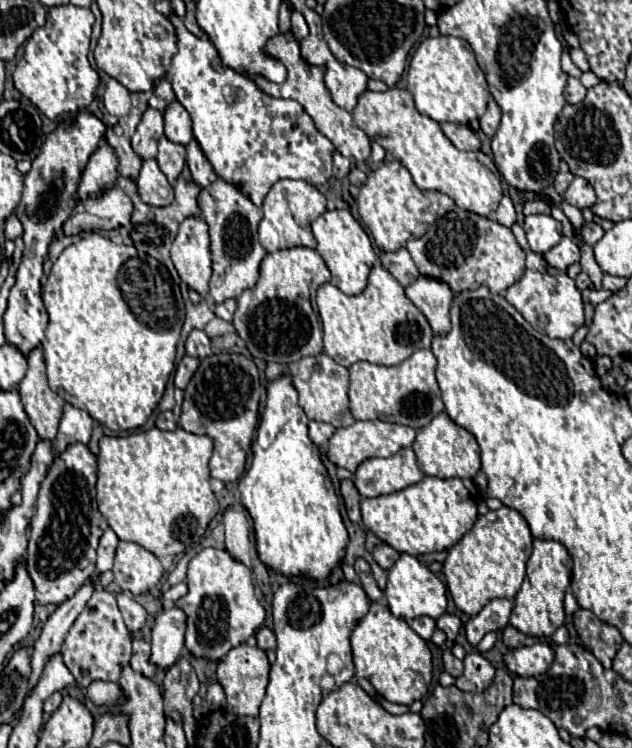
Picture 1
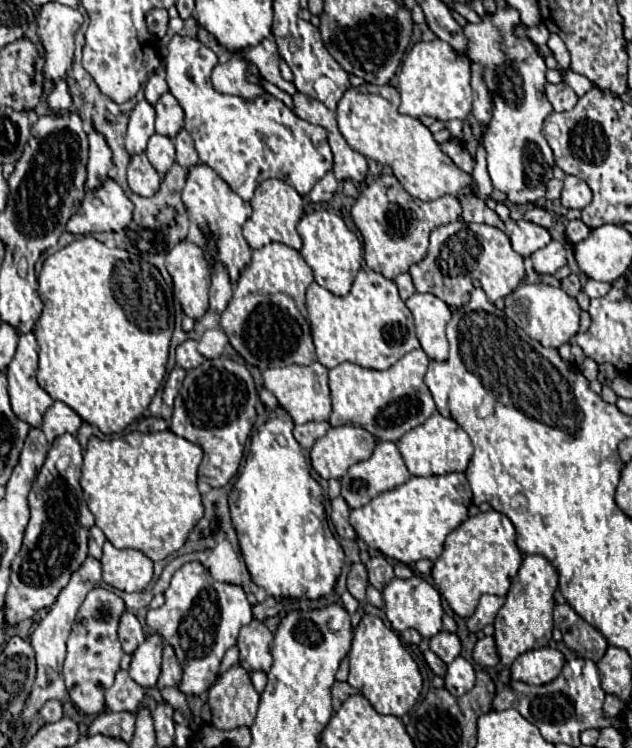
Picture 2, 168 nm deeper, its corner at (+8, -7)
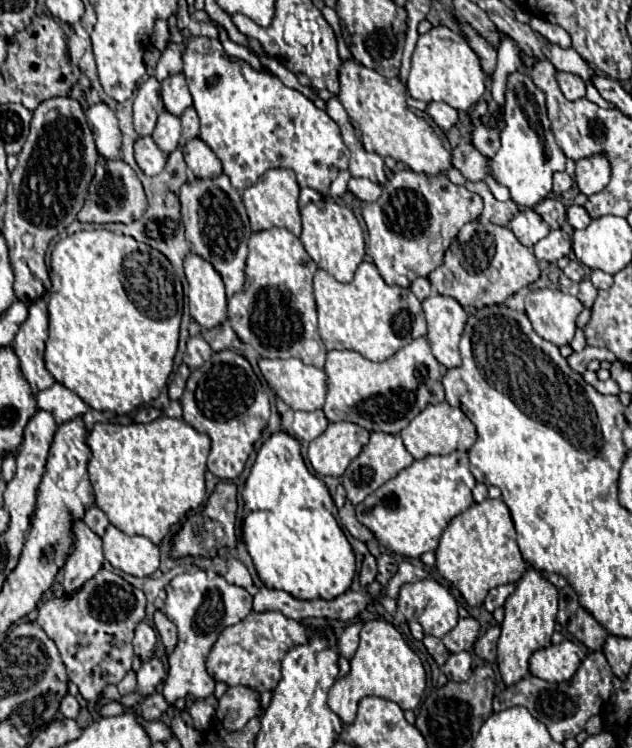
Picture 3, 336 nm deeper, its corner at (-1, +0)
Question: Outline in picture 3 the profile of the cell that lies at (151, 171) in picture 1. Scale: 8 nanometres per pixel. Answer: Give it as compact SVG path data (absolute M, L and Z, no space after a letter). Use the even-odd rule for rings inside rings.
M151 136L137 138L137 142L135 142L135 160L147 176L159 174L165 166L165 158L167 158L167 154L163 154L157 148L157 144L153 142Z

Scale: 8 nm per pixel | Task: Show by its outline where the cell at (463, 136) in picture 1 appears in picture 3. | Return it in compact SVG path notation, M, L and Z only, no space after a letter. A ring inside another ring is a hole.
M455 148L453 166L471 182L485 180L487 176L487 158L481 156L481 152L475 148Z

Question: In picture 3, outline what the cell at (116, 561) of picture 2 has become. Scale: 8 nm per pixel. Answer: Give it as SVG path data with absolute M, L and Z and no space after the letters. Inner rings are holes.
M111 524L107 526L107 530L103 534L103 554L111 562L113 568L119 568L119 570L123 570L131 576L137 576L137 578L151 576L159 568L159 548L149 538L145 538L145 536L127 536Z

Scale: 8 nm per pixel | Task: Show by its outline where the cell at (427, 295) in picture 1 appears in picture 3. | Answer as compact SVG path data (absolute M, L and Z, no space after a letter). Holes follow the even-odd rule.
M433 294L423 302L423 314L427 318L427 340L433 356L445 368L461 366L459 338L467 324L467 312L455 298Z

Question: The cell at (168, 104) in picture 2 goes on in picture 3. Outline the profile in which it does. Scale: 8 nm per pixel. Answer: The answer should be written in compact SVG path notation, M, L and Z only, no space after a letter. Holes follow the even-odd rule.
M179 72L179 74L171 74L171 76L167 76L161 84L163 84L161 98L163 98L165 108L167 108L171 114L181 116L183 110L193 104L185 76L183 76L181 72Z

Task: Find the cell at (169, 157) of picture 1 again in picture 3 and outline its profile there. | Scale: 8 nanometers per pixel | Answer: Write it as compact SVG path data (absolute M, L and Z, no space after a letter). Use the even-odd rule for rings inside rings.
M163 110L159 114L159 120L157 120L157 126L151 134L151 138L155 140L155 144L165 152L173 152L179 142L181 142L181 122L179 122L179 116L175 114L169 114L167 110Z

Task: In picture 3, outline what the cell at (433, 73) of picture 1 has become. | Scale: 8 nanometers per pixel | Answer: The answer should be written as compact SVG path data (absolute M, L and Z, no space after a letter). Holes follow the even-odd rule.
M433 26L429 32L419 34L419 40L411 58L411 72L409 72L409 94L413 98L423 102L431 102L431 100L447 102L455 110L469 110L471 106L477 104L483 92L485 92L485 72L481 68L479 56L473 52L469 42L461 34L449 30L447 26Z

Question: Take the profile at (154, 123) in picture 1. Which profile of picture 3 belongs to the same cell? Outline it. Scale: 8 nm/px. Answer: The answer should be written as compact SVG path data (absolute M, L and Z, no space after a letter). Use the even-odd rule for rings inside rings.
M149 76L139 88L133 102L133 120L135 132L139 136L149 136L157 122L157 114L163 110L161 102L161 84L155 76Z

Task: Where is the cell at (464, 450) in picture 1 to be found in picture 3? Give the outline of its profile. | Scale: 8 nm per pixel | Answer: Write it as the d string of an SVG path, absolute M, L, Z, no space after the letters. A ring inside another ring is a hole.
M447 402L429 404L399 434L409 454L417 460L429 454L451 454L455 450L469 450L469 446L473 446L473 442L477 440L477 432L473 430L473 424L469 422L469 418L459 408L449 406Z

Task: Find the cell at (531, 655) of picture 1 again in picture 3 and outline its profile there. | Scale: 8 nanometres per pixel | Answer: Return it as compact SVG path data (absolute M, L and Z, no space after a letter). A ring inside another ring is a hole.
M563 640L561 644L537 650L529 660L531 674L547 682L571 680L581 664L577 648L579 646L575 646L571 640Z

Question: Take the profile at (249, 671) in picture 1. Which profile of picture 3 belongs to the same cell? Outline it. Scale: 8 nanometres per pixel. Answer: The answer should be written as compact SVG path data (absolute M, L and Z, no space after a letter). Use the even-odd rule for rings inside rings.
M245 686L227 688L217 704L217 718L227 732L241 730L249 718L261 714L263 712L259 708L259 694Z

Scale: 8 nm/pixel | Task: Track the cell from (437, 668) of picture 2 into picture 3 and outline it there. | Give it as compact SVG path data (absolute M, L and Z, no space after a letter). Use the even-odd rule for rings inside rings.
M425 636L425 638L423 638L423 644L425 644L427 652L433 656L433 660L435 660L439 666L443 666L443 664L445 664L445 658L449 658L449 652L447 652L447 648L443 646L443 642L441 642L439 638Z

